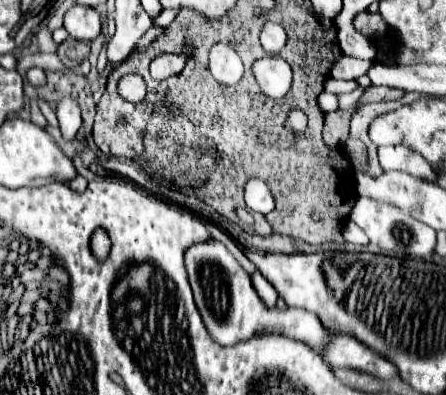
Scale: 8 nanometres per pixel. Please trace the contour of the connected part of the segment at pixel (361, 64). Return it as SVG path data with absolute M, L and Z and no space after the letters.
M340 54L340 58L334 62L330 76L338 80L355 80L362 74L366 74L366 70L370 68L370 60L362 60L362 58L354 58L348 54Z

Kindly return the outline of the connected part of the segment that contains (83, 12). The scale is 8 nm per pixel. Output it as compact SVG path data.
M74 4L64 14L64 28L76 40L94 40L100 34L100 26L100 12L96 8Z

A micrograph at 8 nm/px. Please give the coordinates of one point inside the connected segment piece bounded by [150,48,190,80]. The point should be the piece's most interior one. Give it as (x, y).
(165, 65)

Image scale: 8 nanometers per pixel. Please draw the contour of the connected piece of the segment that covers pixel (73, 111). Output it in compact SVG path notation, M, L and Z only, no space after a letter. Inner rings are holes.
M62 98L56 106L56 116L60 122L60 130L62 130L62 138L72 142L76 132L82 126L82 118L80 118L80 108L72 98Z

